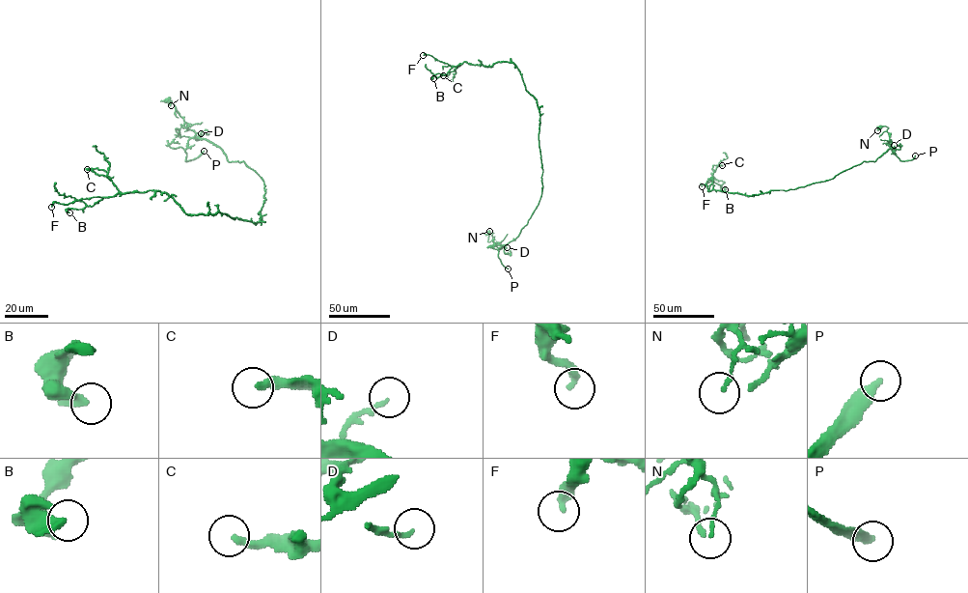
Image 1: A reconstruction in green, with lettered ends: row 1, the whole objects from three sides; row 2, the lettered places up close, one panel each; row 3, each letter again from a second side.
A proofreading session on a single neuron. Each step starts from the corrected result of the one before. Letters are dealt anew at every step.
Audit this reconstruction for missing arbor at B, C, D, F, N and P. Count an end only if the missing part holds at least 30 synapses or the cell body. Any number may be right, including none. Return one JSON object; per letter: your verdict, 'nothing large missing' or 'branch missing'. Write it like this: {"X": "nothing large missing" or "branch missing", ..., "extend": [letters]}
{"B": "nothing large missing", "C": "branch missing", "D": "nothing large missing", "F": "nothing large missing", "N": "nothing large missing", "P": "branch missing", "extend": ["C", "P"]}

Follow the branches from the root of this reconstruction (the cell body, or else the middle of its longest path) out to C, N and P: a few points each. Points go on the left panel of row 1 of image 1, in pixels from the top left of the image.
C: (260, 212), (262, 219), (256, 223), (219, 212), (187, 214), (165, 192), (122, 193), (104, 170), (87, 169)
N: (260, 212), (266, 199), (262, 178), (243, 161), (229, 161), (221, 149), (196, 136), (168, 98), (171, 105)
P: (260, 212), (266, 199), (262, 178), (205, 139), (188, 140), (185, 161), (204, 151)

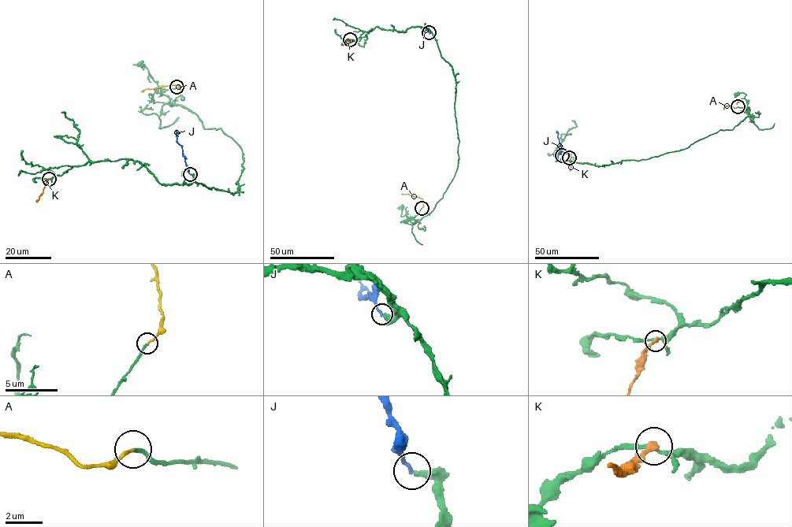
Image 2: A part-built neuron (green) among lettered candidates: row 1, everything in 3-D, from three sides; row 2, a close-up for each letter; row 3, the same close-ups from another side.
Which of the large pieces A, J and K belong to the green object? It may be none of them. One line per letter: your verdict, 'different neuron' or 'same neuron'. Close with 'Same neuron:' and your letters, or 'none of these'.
A: same neuron
J: different neuron
K: different neuron
Same neuron: A

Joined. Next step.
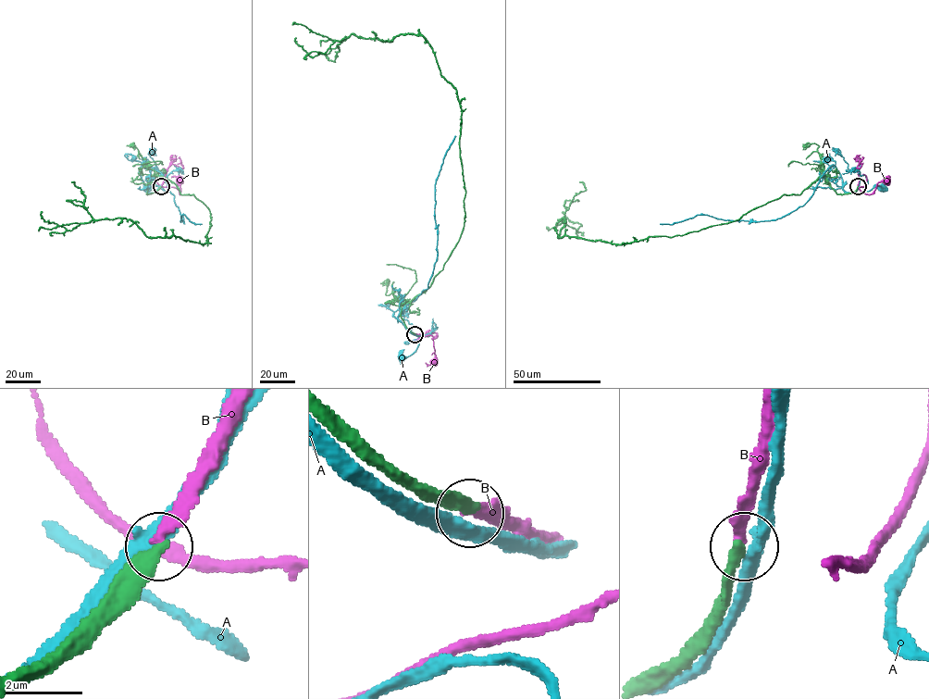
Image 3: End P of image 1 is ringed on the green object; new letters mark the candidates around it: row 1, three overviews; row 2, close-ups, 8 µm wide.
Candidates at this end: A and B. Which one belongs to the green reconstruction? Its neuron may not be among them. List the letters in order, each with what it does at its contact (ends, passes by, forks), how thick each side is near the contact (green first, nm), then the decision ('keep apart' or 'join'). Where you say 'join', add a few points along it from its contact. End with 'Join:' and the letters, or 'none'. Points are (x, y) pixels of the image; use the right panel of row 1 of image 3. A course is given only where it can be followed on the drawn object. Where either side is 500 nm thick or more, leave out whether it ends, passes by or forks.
A: it passes by; 440 nm thick on the green side, 360 nm on the other; keep apart
B: it ends there; 320 nm thick on the green side, 280 nm on the other; keep apart
Join: none

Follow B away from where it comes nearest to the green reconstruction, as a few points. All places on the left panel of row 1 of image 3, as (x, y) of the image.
B: (161, 186), (166, 177), (159, 174), (155, 180), (164, 187), (176, 188), (179, 194), (179, 180)

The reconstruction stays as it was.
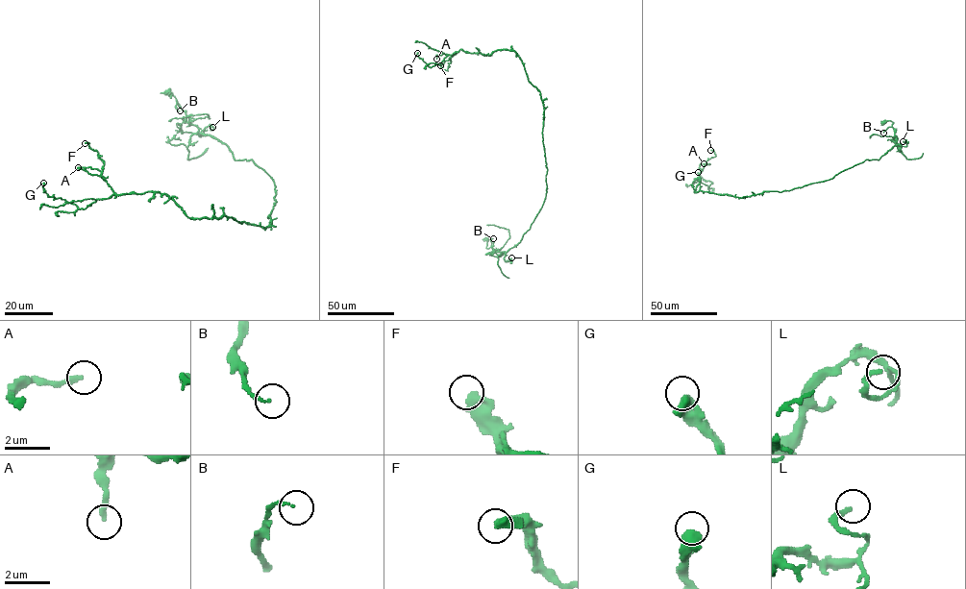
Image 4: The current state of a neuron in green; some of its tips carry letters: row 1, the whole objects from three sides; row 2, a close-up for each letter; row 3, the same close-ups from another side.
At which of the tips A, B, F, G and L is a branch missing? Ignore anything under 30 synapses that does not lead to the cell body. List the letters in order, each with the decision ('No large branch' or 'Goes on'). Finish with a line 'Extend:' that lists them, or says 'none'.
A: No large branch
B: No large branch
F: No large branch
G: No large branch
L: No large branch
Extend: none

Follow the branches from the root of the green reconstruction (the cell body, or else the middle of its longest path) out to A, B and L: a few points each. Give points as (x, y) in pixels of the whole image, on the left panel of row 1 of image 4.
A: (268, 216), (271, 223), (265, 228), (225, 216), (189, 218), (165, 194), (117, 195), (100, 176), (78, 167)
B: (268, 216), (277, 202), (271, 178), (252, 159), (235, 159), (227, 145), (199, 132), (176, 101), (180, 110)
L: (268, 216), (277, 202), (274, 181), (252, 159), (235, 159), (227, 145), (209, 135), (199, 135), (212, 127)

